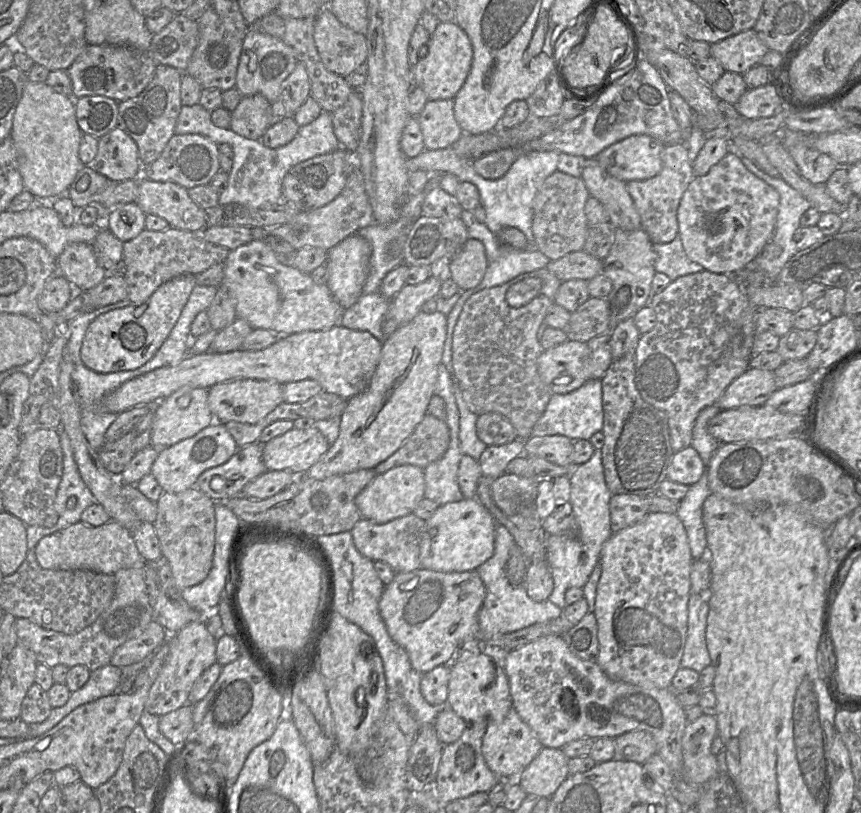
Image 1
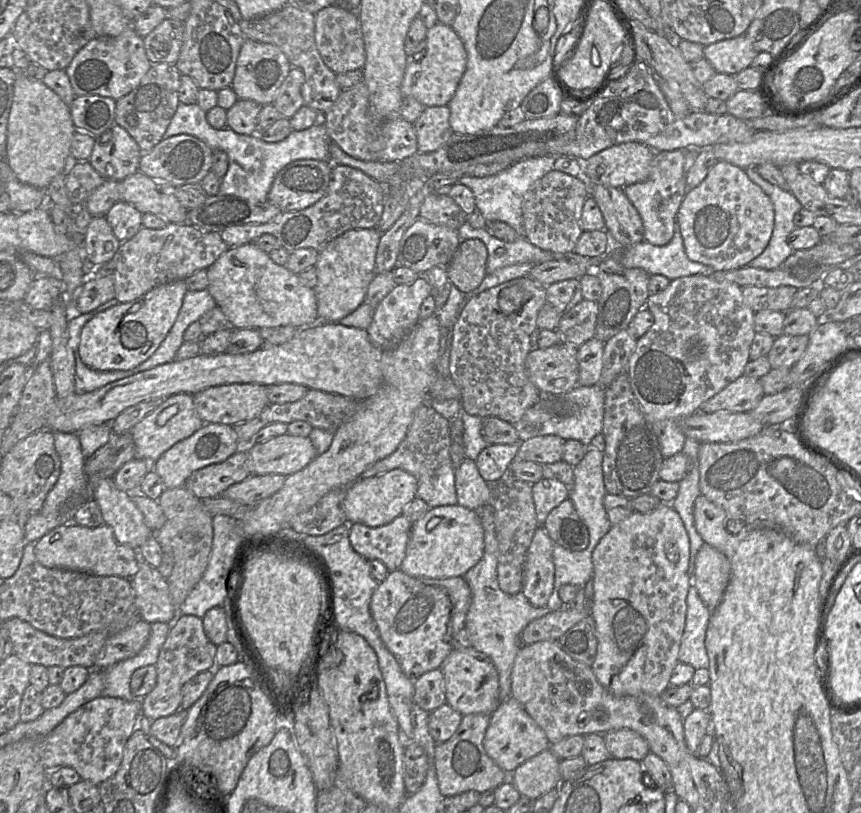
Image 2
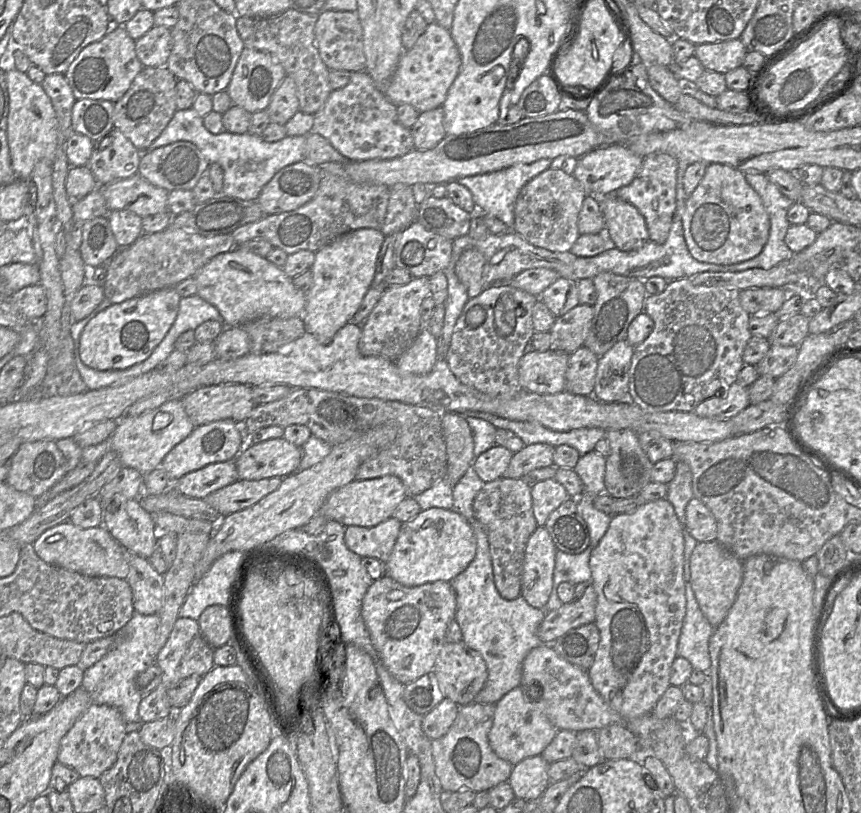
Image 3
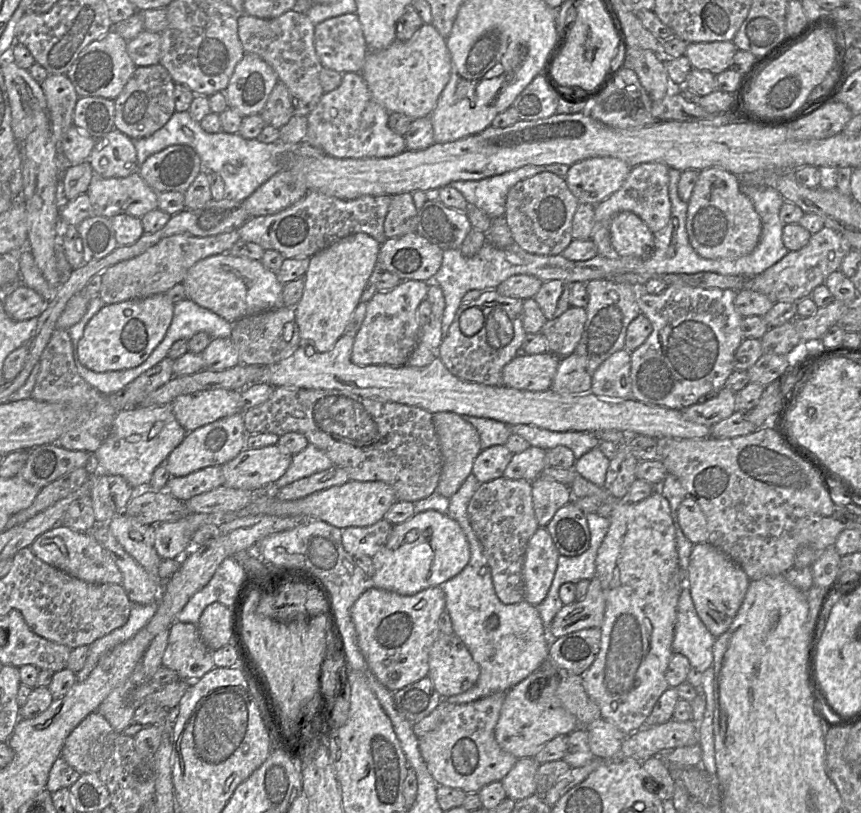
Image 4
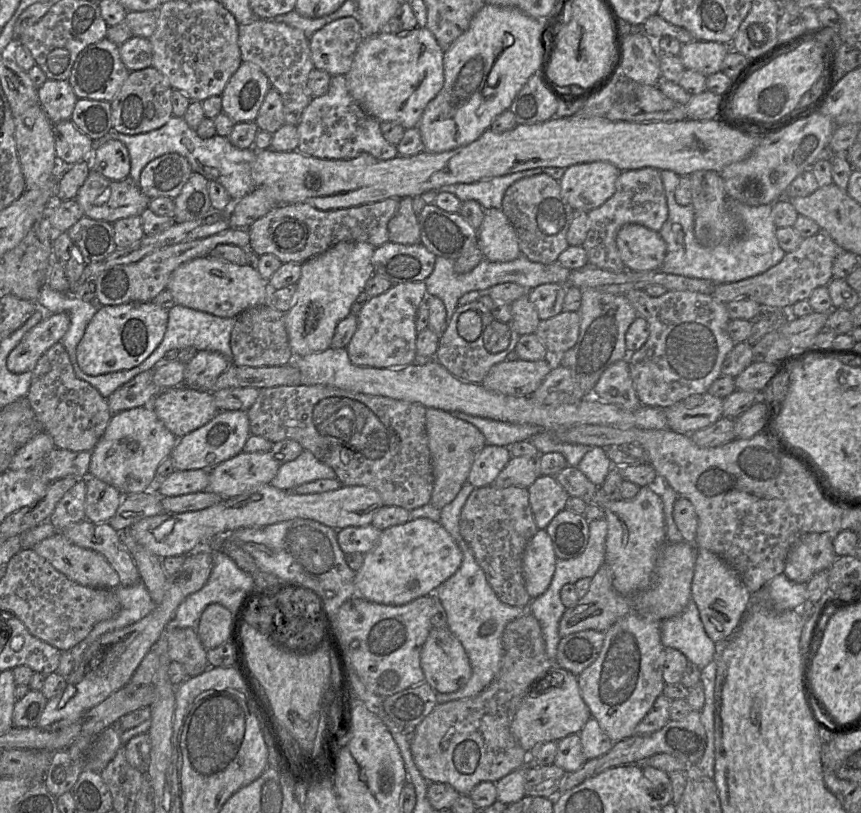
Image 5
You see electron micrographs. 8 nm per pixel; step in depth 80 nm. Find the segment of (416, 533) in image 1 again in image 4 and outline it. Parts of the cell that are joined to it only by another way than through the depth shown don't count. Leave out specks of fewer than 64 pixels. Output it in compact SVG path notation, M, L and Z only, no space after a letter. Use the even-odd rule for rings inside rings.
M382 519L367 527L348 527L342 530L342 544L350 555L373 557L387 542L393 525Z

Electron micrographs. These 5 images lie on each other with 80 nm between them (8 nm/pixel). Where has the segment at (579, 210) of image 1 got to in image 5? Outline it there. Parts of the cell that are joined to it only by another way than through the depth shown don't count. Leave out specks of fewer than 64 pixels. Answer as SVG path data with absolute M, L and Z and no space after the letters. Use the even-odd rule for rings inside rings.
M548 174L525 177L506 190L501 210L514 227L521 254L532 262L551 264L568 248L567 232L574 209L562 196L560 182Z

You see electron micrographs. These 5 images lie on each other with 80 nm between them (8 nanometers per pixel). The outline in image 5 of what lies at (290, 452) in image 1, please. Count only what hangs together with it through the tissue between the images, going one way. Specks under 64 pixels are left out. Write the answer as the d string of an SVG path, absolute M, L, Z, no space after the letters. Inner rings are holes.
M242 451L210 470L209 485L204 491L211 491L223 499L236 497L256 486L270 484L280 466L270 452L247 453Z

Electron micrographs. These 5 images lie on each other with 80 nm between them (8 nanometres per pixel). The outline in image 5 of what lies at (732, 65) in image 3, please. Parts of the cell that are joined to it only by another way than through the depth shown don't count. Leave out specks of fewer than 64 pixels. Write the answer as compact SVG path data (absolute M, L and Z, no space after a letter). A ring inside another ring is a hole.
M694 40L681 45L679 57L685 69L695 70L705 76L721 71L729 44Z

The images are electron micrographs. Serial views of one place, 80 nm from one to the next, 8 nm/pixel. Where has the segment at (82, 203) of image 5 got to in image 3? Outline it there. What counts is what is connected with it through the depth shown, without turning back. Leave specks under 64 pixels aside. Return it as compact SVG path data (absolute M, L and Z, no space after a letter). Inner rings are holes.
M139 173L122 180L108 184L98 185L108 208L113 210L128 210L141 218L168 212L168 192L157 187Z

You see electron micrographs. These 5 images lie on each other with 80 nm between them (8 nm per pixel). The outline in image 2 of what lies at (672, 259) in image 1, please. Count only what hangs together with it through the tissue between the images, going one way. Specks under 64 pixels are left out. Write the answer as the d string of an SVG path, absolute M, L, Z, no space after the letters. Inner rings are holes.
M677 221L673 238L668 244L656 246L643 241L618 252L624 267L641 268L649 275L663 275L670 281L685 276L710 275L714 272L712 267L688 258Z

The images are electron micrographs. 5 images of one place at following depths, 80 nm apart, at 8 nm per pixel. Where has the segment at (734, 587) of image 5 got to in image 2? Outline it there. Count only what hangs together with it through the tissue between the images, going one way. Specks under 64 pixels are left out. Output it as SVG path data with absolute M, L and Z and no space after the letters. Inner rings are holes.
M704 542L696 555L693 586L711 611L721 602L730 577L728 558Z

